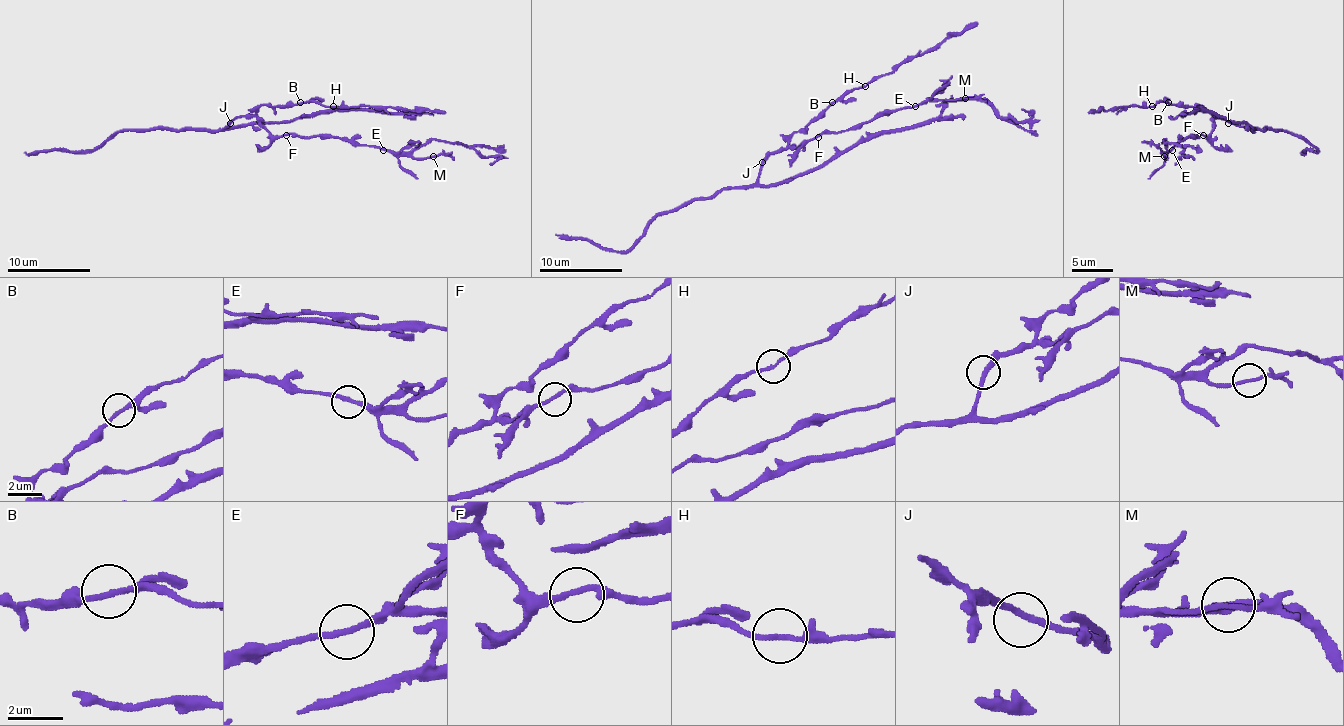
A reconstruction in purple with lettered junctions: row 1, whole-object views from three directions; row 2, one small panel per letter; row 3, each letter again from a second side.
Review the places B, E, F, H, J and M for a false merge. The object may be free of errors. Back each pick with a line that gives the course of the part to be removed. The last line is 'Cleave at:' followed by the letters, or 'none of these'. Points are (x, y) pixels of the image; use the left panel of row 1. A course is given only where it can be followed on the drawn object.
Cleave at: none of these

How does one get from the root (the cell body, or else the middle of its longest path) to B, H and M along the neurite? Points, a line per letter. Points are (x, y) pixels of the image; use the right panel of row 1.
B: (1213, 121), (1213, 117), (1199, 104), (1176, 106), (1168, 102)
H: (1213, 121), (1213, 117), (1199, 104), (1178, 106), (1157, 102), (1151, 106)
M: (1213, 121), (1213, 129), (1207, 135), (1191, 135), (1174, 146), (1166, 158), (1164, 156)

